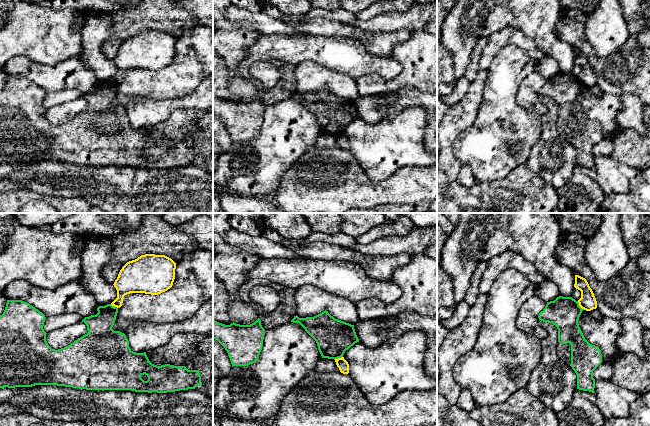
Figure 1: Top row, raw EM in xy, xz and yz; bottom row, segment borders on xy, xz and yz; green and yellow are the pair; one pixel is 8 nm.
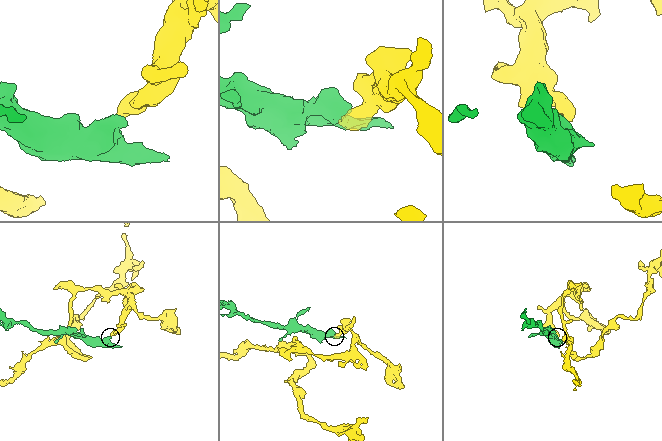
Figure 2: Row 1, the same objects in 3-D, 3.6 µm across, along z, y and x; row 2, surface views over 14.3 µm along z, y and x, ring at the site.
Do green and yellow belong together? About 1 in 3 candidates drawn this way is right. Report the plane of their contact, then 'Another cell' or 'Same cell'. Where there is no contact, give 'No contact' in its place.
Touches green in yz. Another cell

